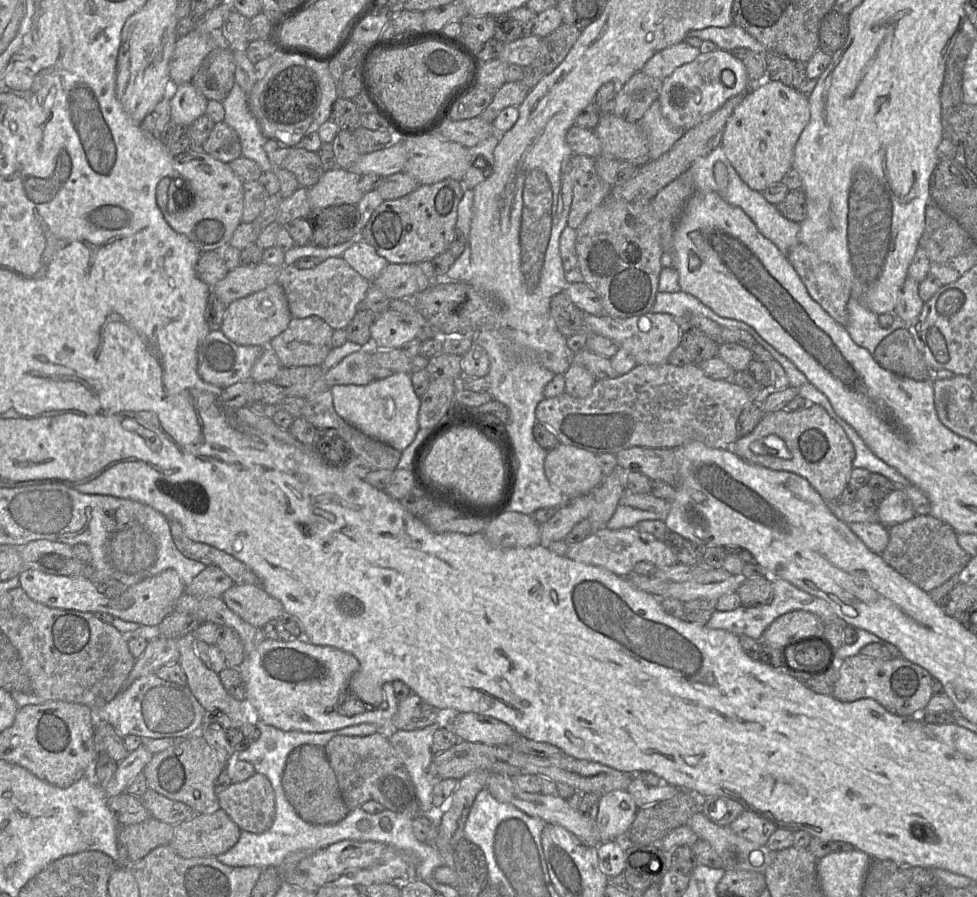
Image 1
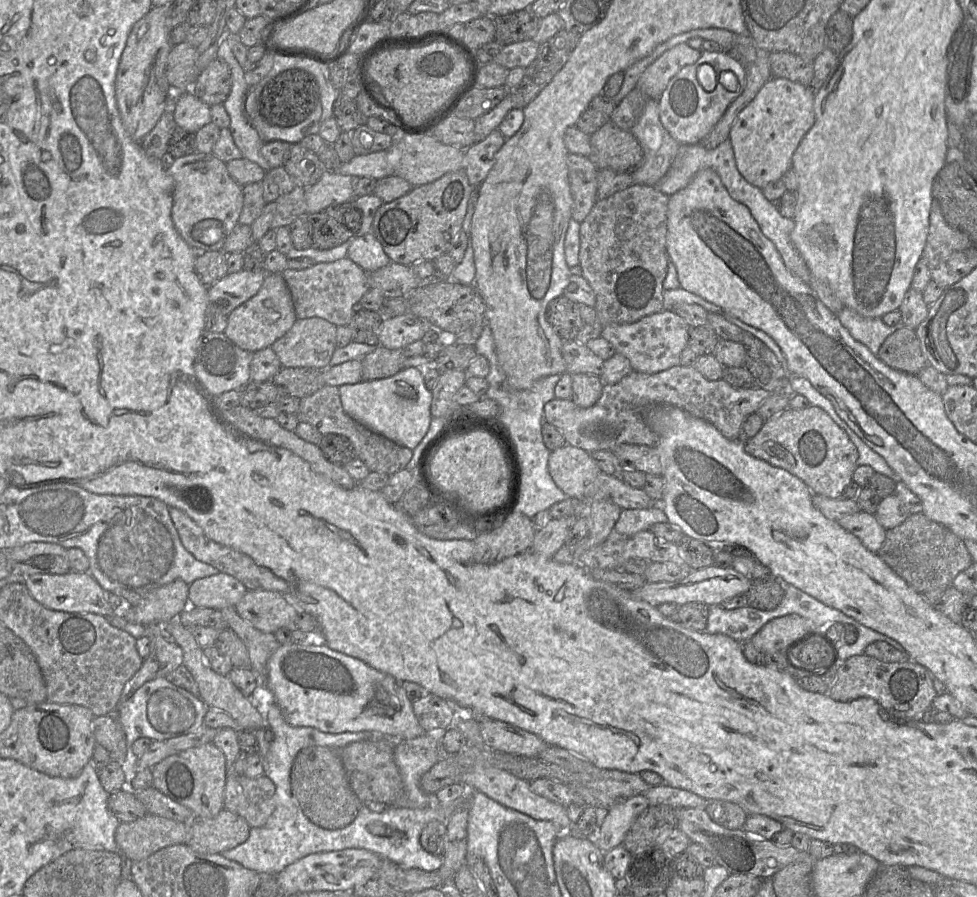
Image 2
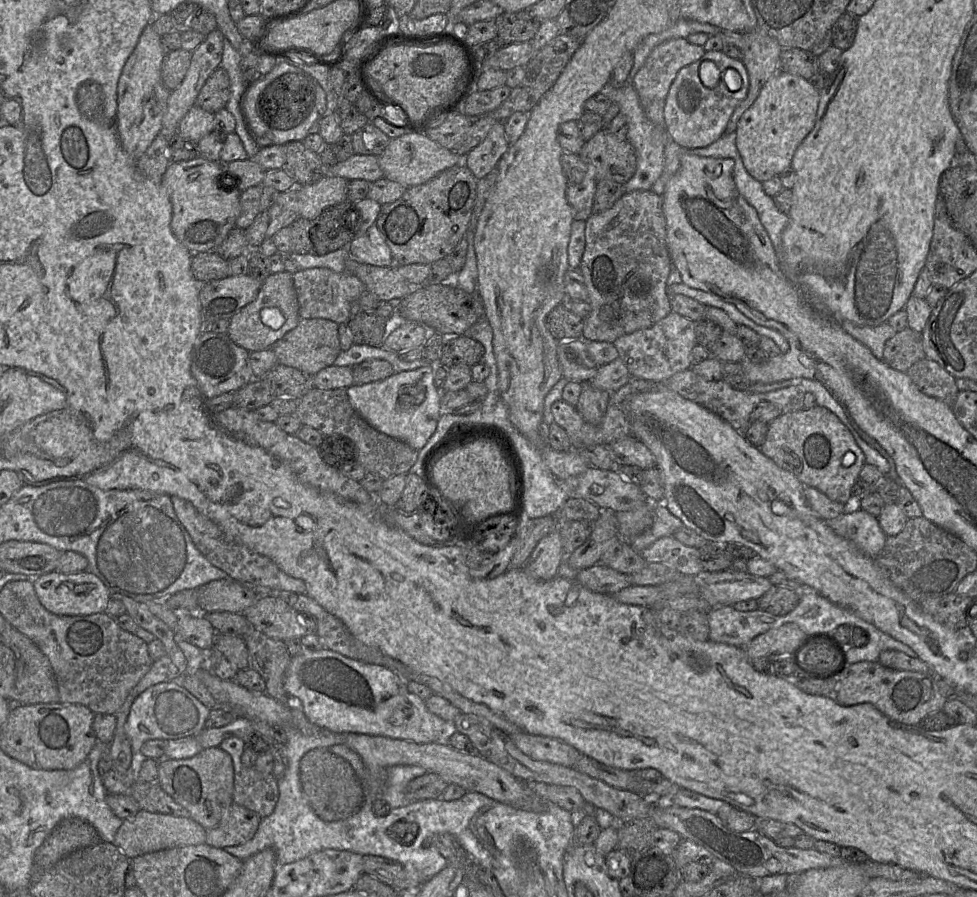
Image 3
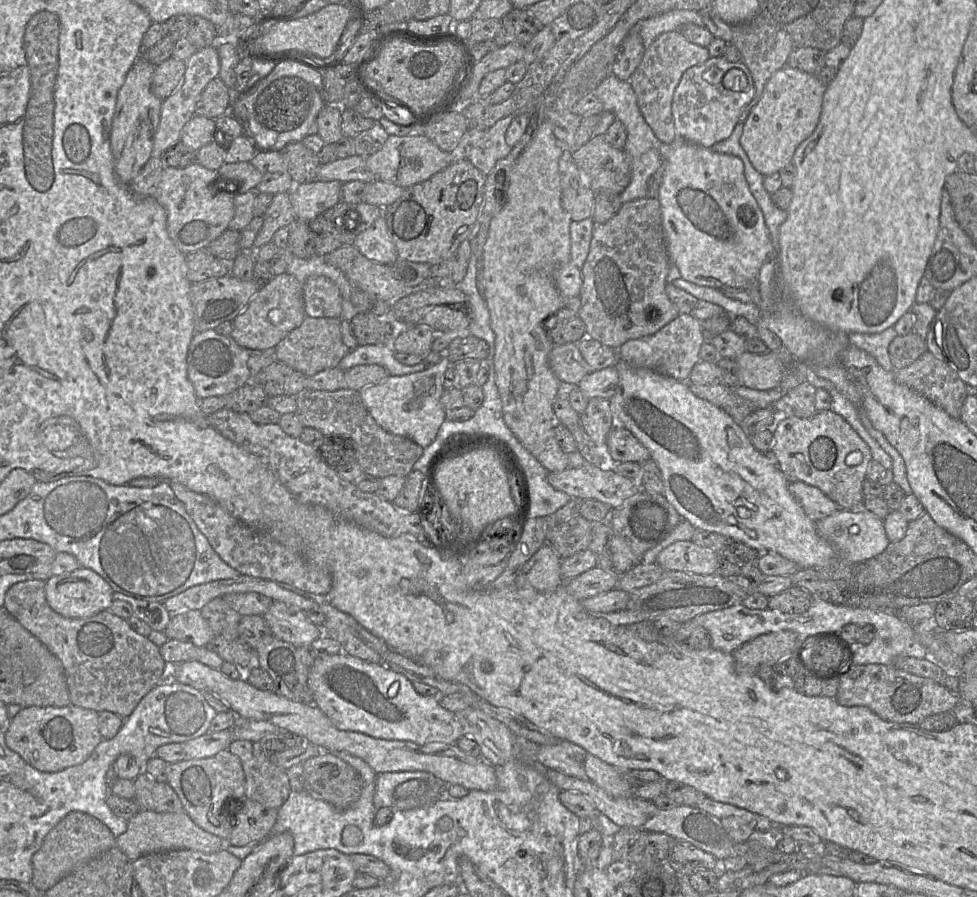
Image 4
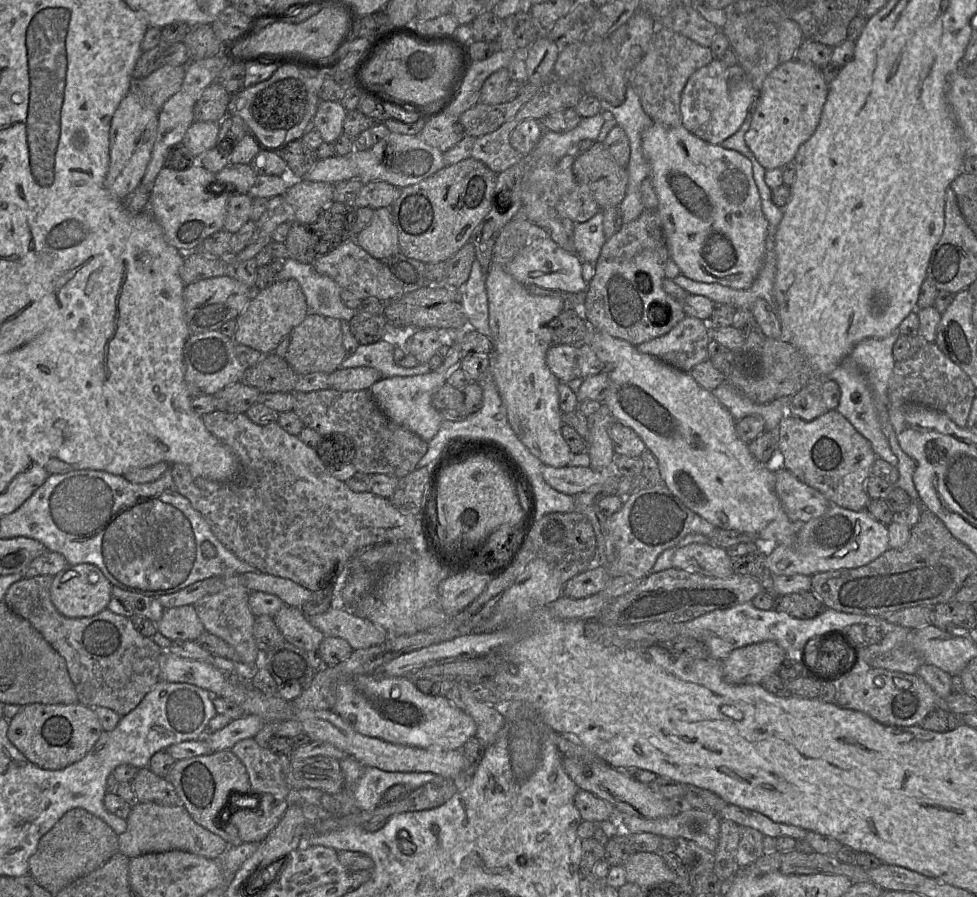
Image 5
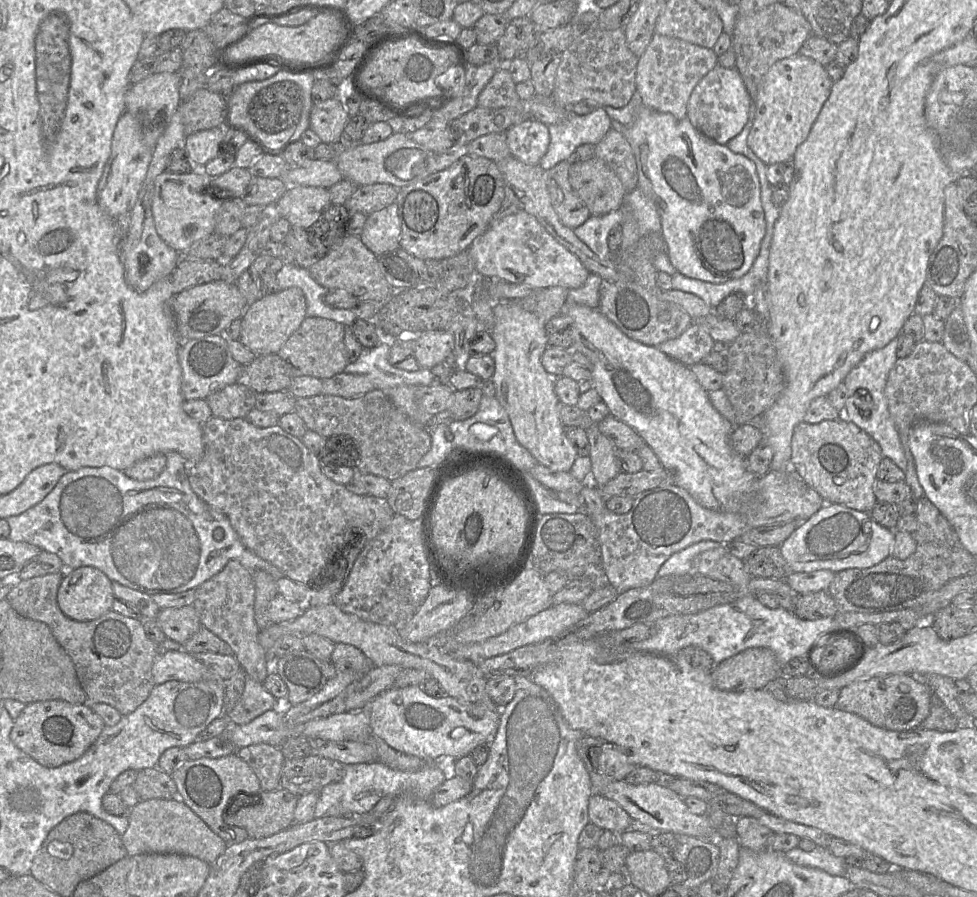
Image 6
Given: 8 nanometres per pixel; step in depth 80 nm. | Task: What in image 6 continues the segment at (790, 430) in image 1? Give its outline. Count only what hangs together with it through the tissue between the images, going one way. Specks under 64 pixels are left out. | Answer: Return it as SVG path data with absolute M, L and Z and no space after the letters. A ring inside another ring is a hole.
M842 411L840 415L841 417L836 420L824 420L816 424L803 421L795 427L791 440L791 467L825 501L870 513L878 502L873 487L878 479L879 464L883 459L881 447L868 433L848 420Z

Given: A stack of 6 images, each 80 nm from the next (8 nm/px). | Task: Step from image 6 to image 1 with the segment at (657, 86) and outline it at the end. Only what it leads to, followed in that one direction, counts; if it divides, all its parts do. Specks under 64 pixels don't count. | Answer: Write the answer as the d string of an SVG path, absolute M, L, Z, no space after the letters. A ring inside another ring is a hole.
M680 42L656 53L644 65L645 74L665 80L680 66L692 62L700 54L698 48L686 42Z

